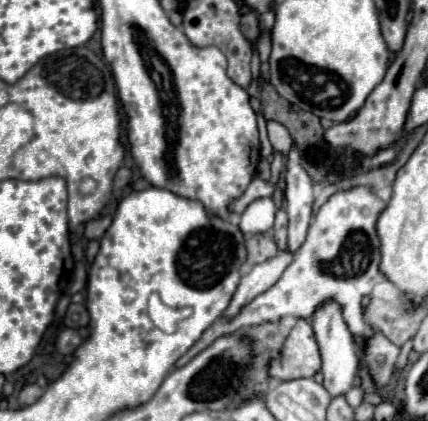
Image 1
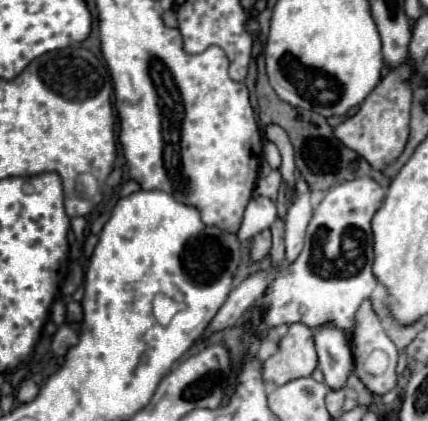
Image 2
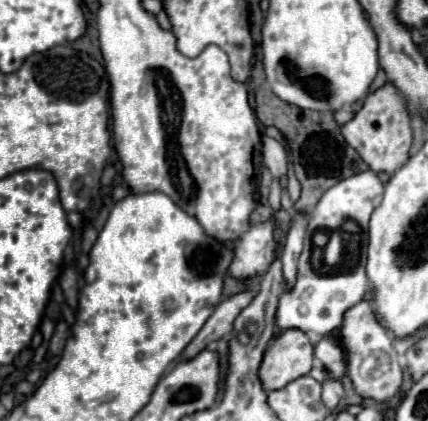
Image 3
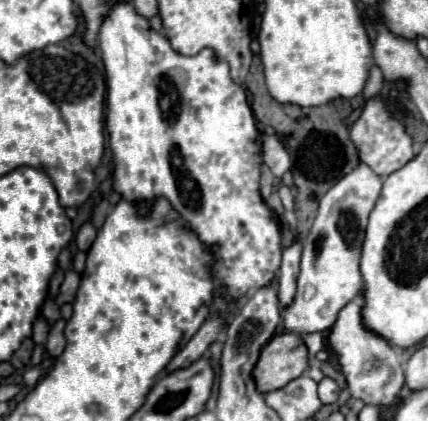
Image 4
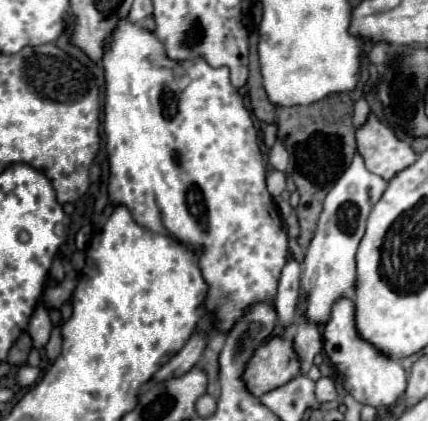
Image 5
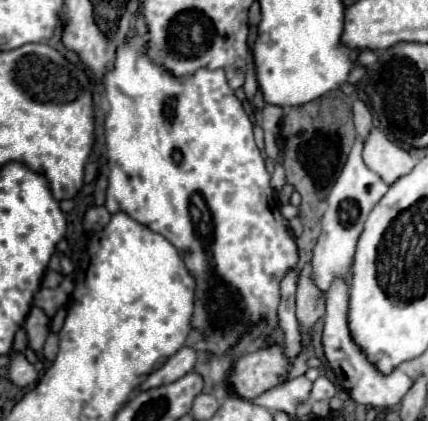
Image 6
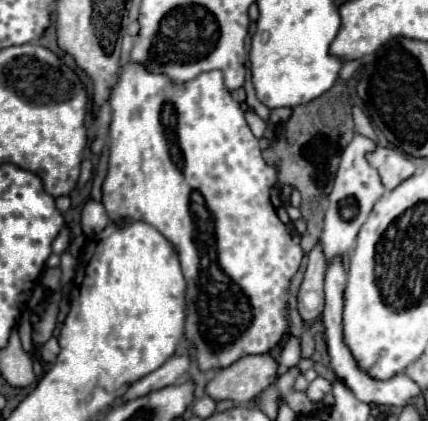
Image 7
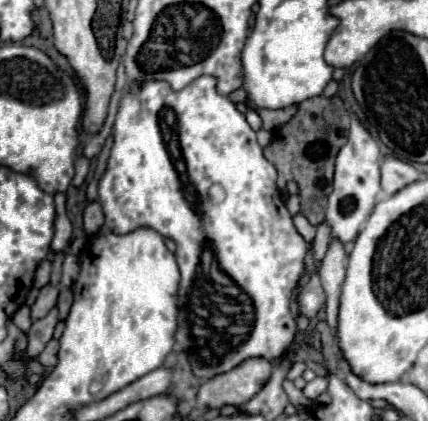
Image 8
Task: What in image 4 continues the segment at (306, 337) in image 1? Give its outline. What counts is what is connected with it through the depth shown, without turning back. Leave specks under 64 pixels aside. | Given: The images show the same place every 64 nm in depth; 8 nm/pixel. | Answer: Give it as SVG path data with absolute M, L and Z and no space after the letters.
M300 334L272 336L262 348L254 368L254 380L262 394L278 390L308 370L308 346Z

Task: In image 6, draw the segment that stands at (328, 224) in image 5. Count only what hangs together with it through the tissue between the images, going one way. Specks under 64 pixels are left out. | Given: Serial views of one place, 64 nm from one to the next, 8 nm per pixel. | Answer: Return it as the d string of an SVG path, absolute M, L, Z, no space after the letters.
M358 140L352 146L352 152L350 152L342 172L340 172L332 192L326 198L328 208L320 220L322 234L318 236L316 246L312 250L312 258L310 258L310 266L312 266L310 276L312 276L314 284L318 286L322 300L326 300L328 290L336 278L346 280L350 276L358 236L362 234L362 228L364 228L364 222L366 222L370 210L384 196L384 192L388 192L388 184L378 174L374 174L372 170L366 168L366 164L362 162L362 140Z

